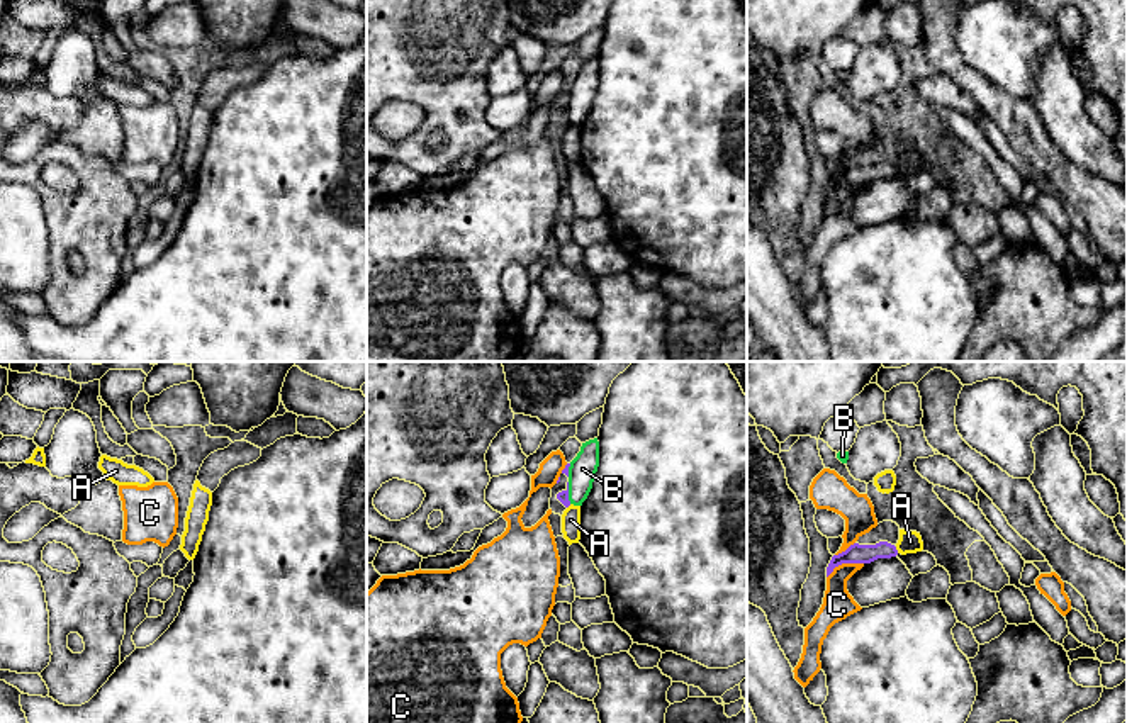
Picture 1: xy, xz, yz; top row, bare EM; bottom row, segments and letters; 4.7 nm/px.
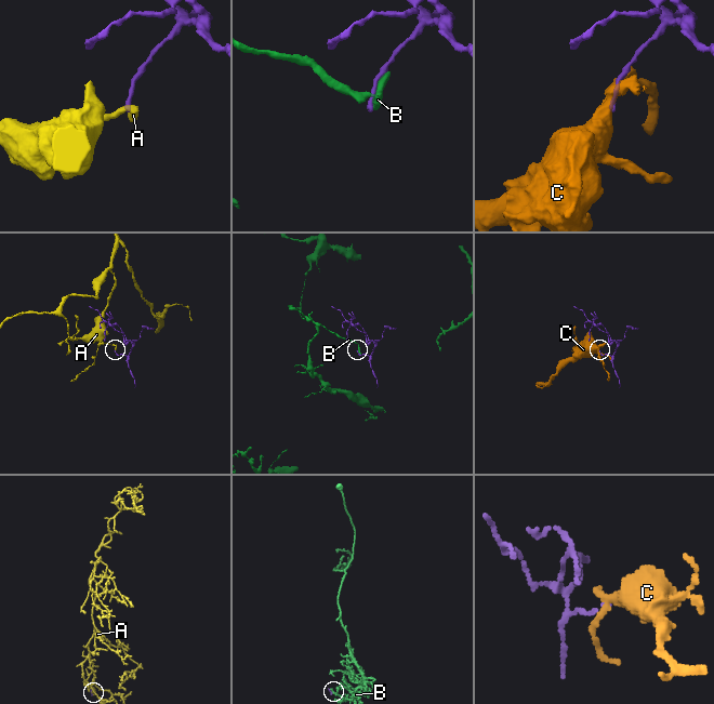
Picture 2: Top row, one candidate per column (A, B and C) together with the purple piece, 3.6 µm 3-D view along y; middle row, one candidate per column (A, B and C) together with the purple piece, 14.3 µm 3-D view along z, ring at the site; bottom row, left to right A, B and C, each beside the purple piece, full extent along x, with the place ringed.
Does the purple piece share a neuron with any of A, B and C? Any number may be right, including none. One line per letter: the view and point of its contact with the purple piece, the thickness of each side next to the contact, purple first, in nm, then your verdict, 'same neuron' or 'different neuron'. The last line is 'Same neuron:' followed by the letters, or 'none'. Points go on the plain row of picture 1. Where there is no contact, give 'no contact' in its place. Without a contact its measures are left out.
A: yz (897, 170) | 100/110 nm | different neuron
B: xz (567, 112) | 50/130 nm | different neuron
C: yz (844, 182) | 100/140 nm | different neuron
Same neuron: none

